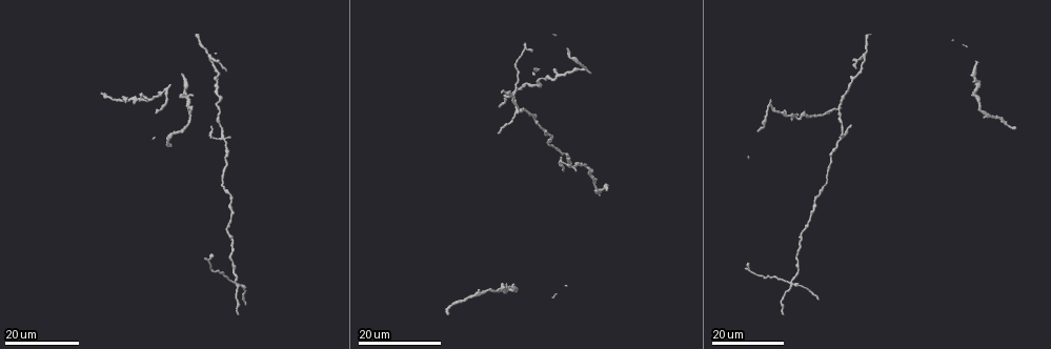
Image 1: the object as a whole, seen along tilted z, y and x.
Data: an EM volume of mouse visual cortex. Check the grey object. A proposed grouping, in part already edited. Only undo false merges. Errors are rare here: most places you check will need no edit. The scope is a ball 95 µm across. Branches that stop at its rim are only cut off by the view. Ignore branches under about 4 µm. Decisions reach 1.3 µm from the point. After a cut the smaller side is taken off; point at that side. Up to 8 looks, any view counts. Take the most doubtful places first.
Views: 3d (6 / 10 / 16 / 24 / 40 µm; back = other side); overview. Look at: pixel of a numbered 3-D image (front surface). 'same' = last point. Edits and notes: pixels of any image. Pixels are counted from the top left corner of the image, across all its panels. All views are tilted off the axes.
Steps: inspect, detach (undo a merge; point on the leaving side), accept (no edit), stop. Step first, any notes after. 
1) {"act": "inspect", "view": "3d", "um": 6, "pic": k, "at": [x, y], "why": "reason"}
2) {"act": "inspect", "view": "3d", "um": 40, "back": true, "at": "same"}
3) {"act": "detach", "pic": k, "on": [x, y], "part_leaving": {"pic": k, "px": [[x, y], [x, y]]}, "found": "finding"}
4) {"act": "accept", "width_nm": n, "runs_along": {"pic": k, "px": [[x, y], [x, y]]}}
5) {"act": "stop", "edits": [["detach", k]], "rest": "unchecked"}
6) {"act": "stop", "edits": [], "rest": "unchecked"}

{"act": "inspect", "view": "3d", "um": 16, "pic": 1, "at": [788, 283], "why": "looks like a crossing"}

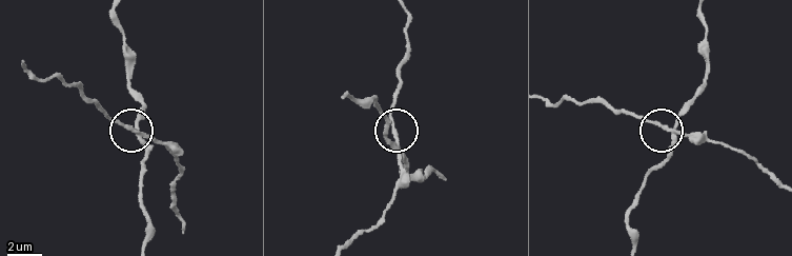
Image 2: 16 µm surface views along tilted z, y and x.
{"act": "inspect", "view": "3d", "um": 6, "pic": 2, "at": [135, 131]}

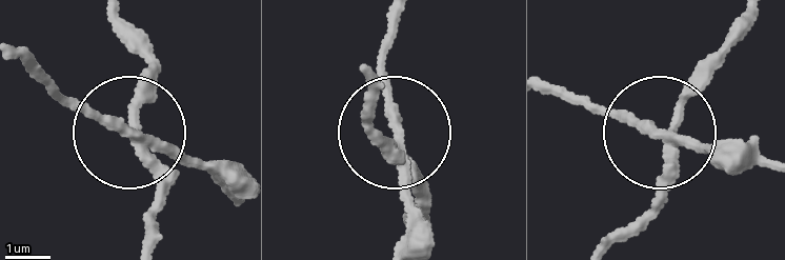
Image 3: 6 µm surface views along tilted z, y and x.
{"act": "detach", "pic": 3, "on": [91, 110], "width_nm": 220, "part_leaving": {"pic": 3, "px": [[145, 140], [55, 99], [22, 59]]}, "found": "two neurons meet here"}

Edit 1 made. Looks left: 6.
{"act": "inspect", "view": "3d", "um": 16, "pic": 1, "at": [223, 139], "why": "four or more arms meet"}

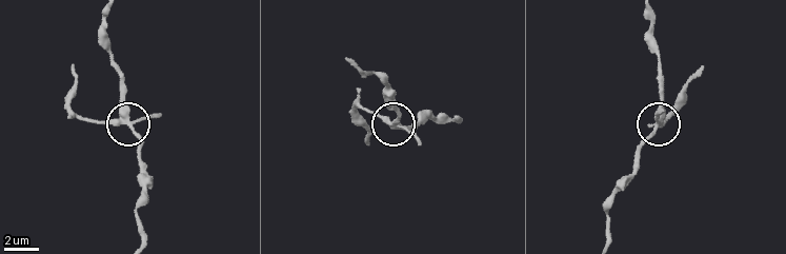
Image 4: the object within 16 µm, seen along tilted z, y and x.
{"act": "inspect", "view": "3d", "um": 10, "pic": 4, "at": [657, 122]}

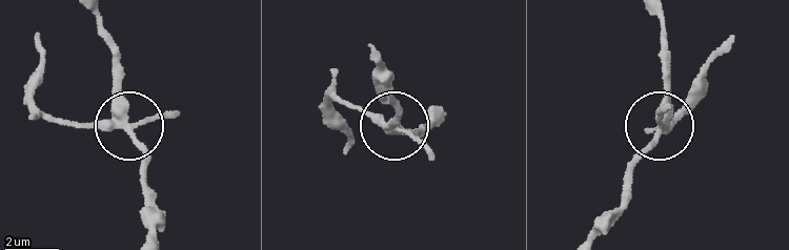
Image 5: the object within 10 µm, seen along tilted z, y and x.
{"act": "accept", "arms": 4, "runs_along": {"pic": 5, "px": [[439, 115], [418, 133], [376, 124], [341, 99]]}, "found": "one neuron here"}

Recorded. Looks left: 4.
{"act": "inspect", "view": "3d", "um": 24, "pic": 1, "at": [860, 56]}

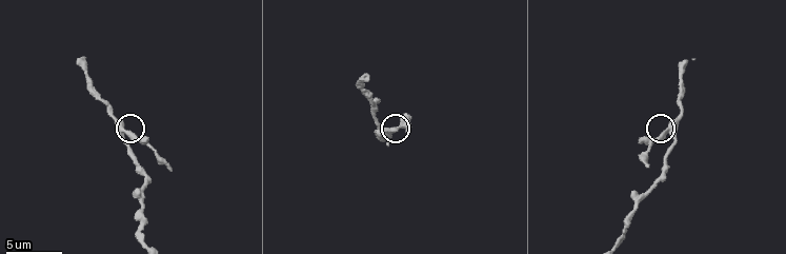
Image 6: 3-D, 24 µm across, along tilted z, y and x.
{"act": "inspect", "view": "3d", "um": 6, "pic": 6, "at": [127, 132]}

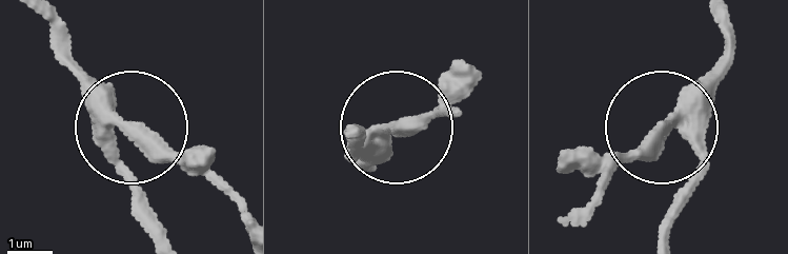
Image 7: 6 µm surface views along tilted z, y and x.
{"act": "accept", "width_nm": 310, "runs_along": {"pic": 7, "px": [[164, 233], [117, 145], [126, 132], [155, 133], [228, 198]]}, "found": "all the same neuron"}

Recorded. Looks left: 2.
{"act": "inspect", "view": "3d", "um": 16, "pic": 1, "at": [796, 260], "why": "narrows sharply"}

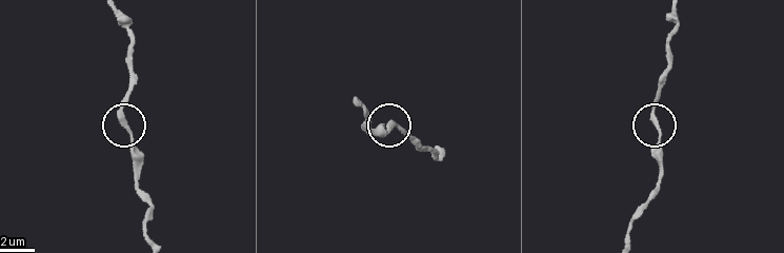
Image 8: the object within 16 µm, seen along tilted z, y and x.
{"act": "inspect", "view": "3d", "um": 6, "pic": 8, "at": [660, 133], "why": "closer look"}

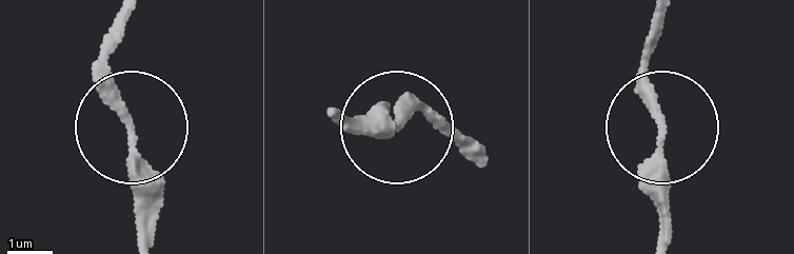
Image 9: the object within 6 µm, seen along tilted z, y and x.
{"act": "accept", "runs_along": {"pic": 9, "px": [[663, 12], [641, 93], [660, 136], [663, 235]]}, "found": "one neuron here"}

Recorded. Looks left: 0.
{"act": "stop", "edits": [["detach", 3]], "rest": "unchecked"}

